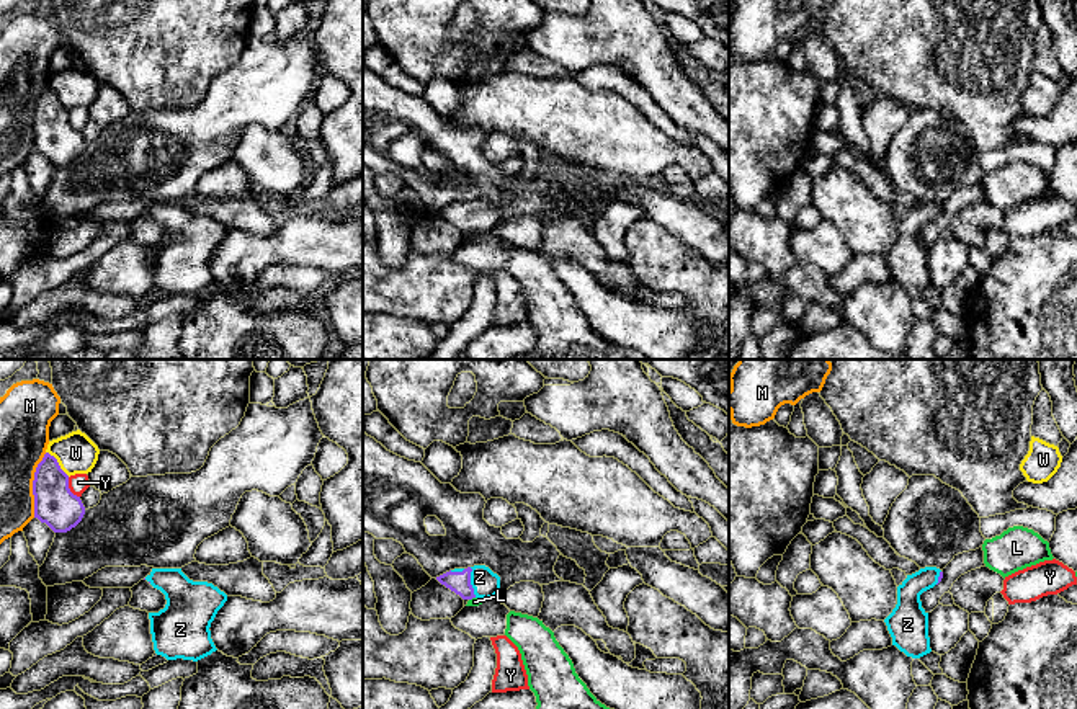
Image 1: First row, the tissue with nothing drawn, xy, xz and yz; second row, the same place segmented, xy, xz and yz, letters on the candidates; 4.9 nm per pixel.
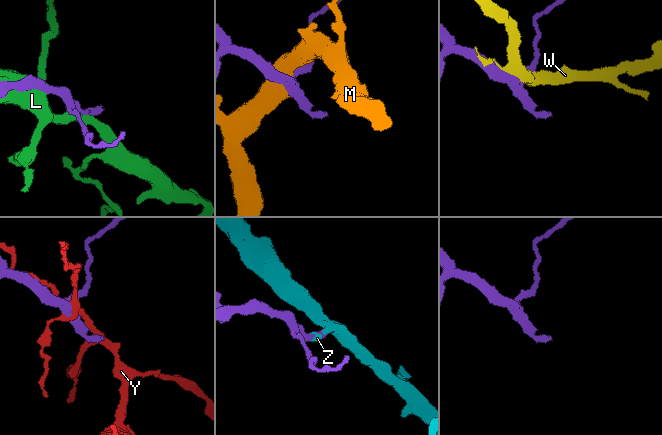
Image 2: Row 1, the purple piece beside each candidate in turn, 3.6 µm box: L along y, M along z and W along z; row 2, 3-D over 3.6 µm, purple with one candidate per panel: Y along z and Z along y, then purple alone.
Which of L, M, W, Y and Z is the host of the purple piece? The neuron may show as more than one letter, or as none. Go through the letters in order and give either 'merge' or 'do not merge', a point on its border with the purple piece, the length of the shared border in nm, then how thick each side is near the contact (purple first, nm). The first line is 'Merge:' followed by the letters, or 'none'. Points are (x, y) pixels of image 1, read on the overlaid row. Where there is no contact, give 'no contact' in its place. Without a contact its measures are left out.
Merge: Z
L: do not merge | xz (471, 598) | 40 nm | 110/50 nm
M: do not merge | xy (33, 486) | 320 nm | 200/240 nm
W: do not merge | xy (58, 463) | 170 nm | 200/200 nm
Y: do not merge | xy (69, 489) | 120 nm | 200/90 nm
Z: merge | xz (469, 582) | 160 nm | 110/140 nm

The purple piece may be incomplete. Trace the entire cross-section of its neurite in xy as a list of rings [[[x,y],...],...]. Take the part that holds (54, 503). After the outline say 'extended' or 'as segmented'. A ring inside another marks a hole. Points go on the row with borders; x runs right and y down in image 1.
[[[49,453],[36,467],[33,495],[34,518],[46,523],[54,533],[70,531],[85,515],[80,497],[69,488],[69,475]]]; as segmented

